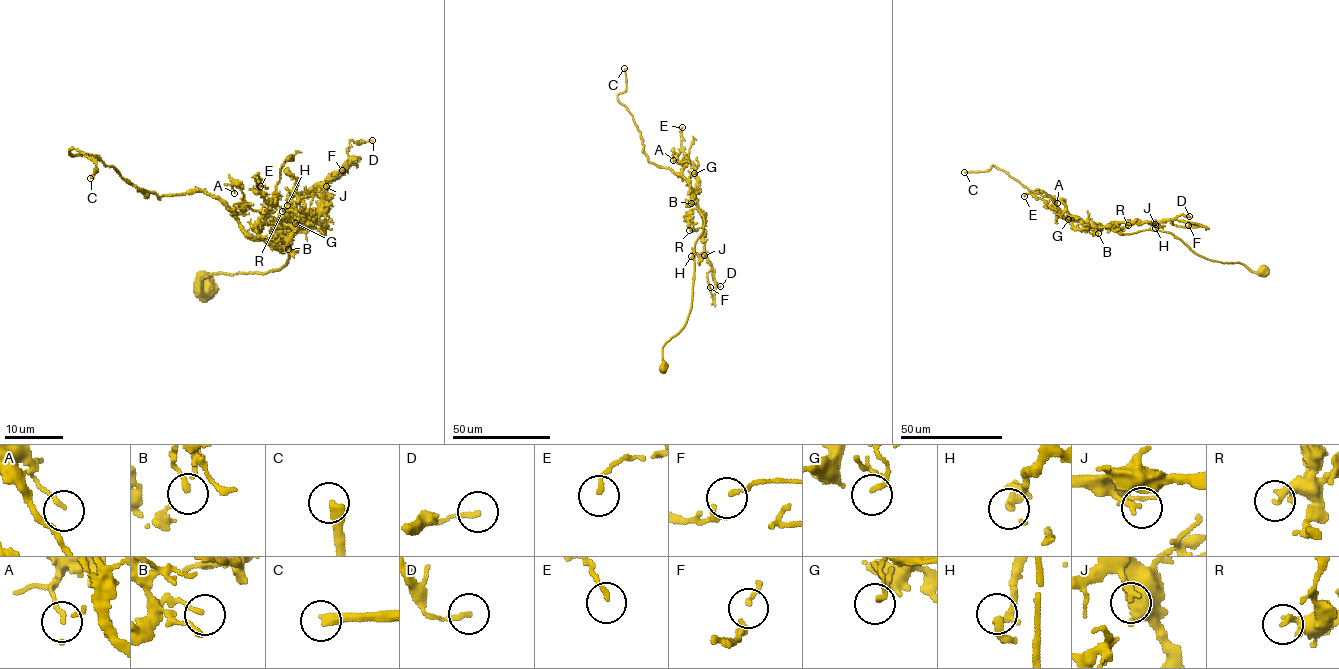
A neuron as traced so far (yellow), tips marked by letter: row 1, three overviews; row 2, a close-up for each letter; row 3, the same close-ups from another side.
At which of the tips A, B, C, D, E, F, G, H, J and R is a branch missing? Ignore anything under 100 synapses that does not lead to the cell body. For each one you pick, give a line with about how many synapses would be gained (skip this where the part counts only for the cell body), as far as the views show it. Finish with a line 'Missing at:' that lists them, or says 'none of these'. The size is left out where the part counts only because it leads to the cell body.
C: 130 syn
Missing at: C

